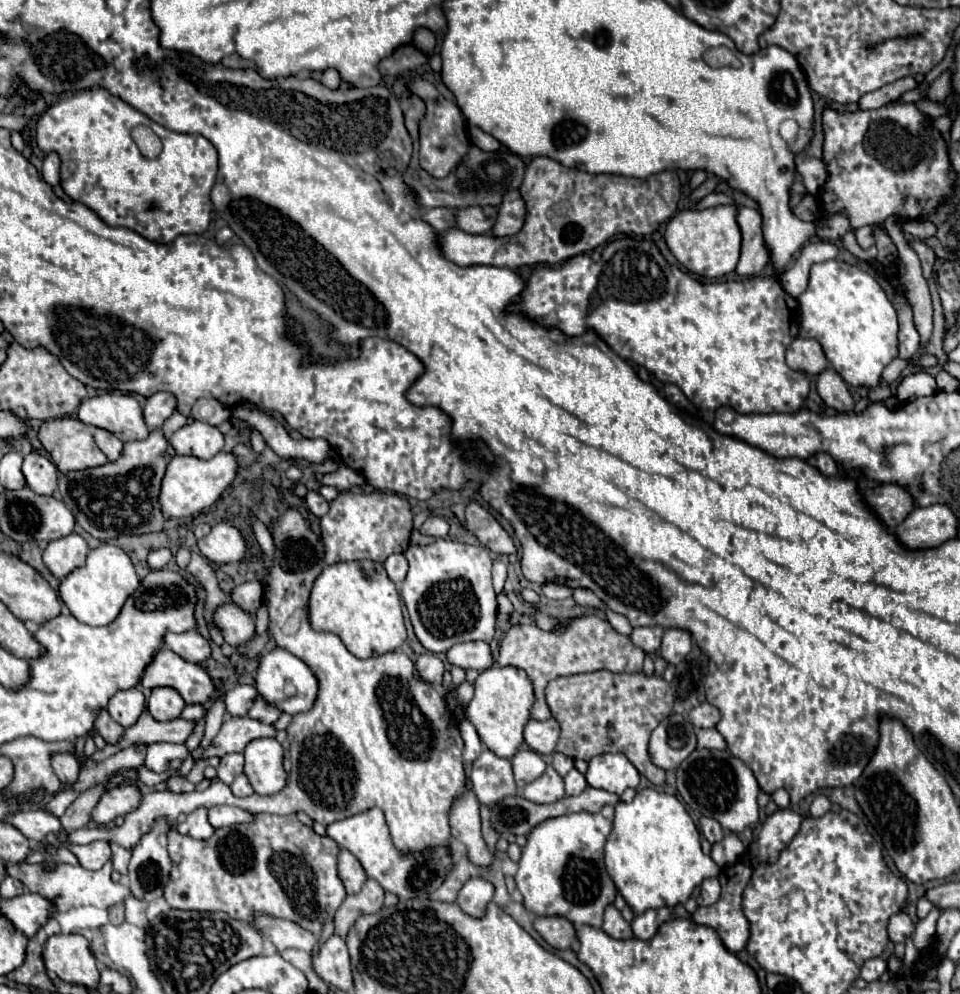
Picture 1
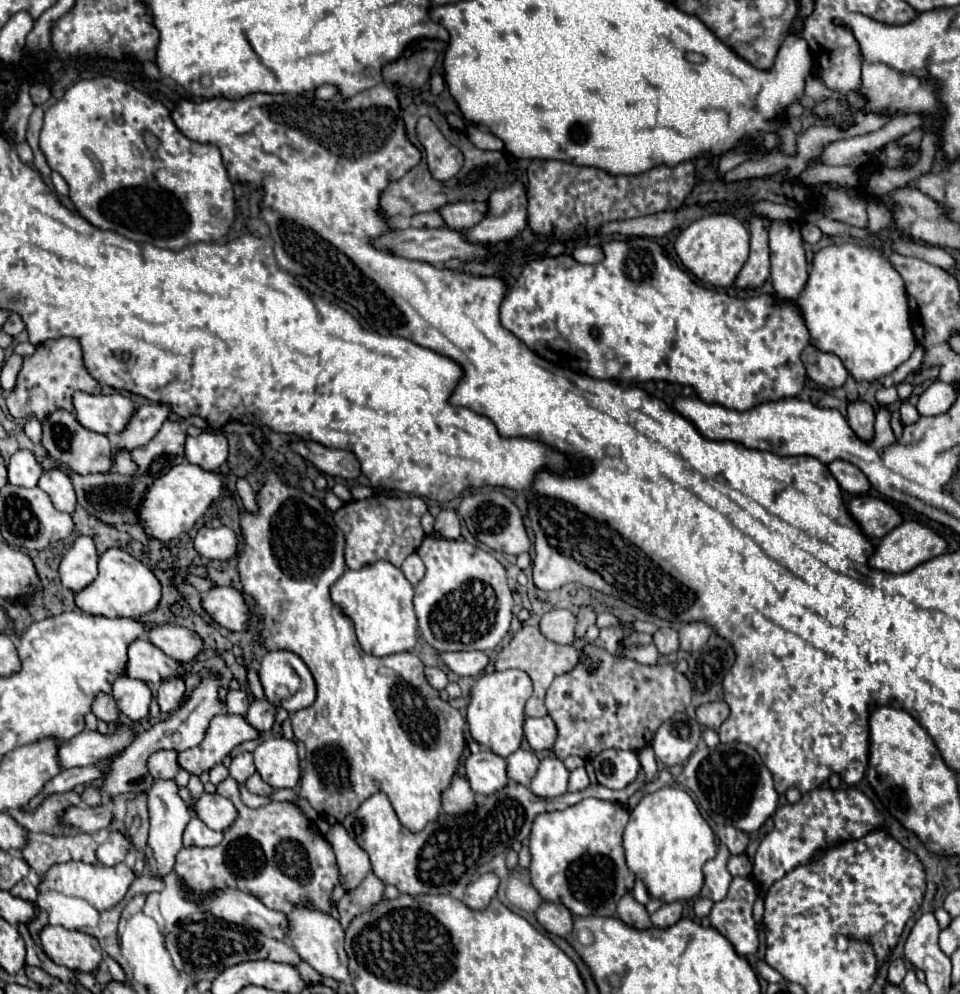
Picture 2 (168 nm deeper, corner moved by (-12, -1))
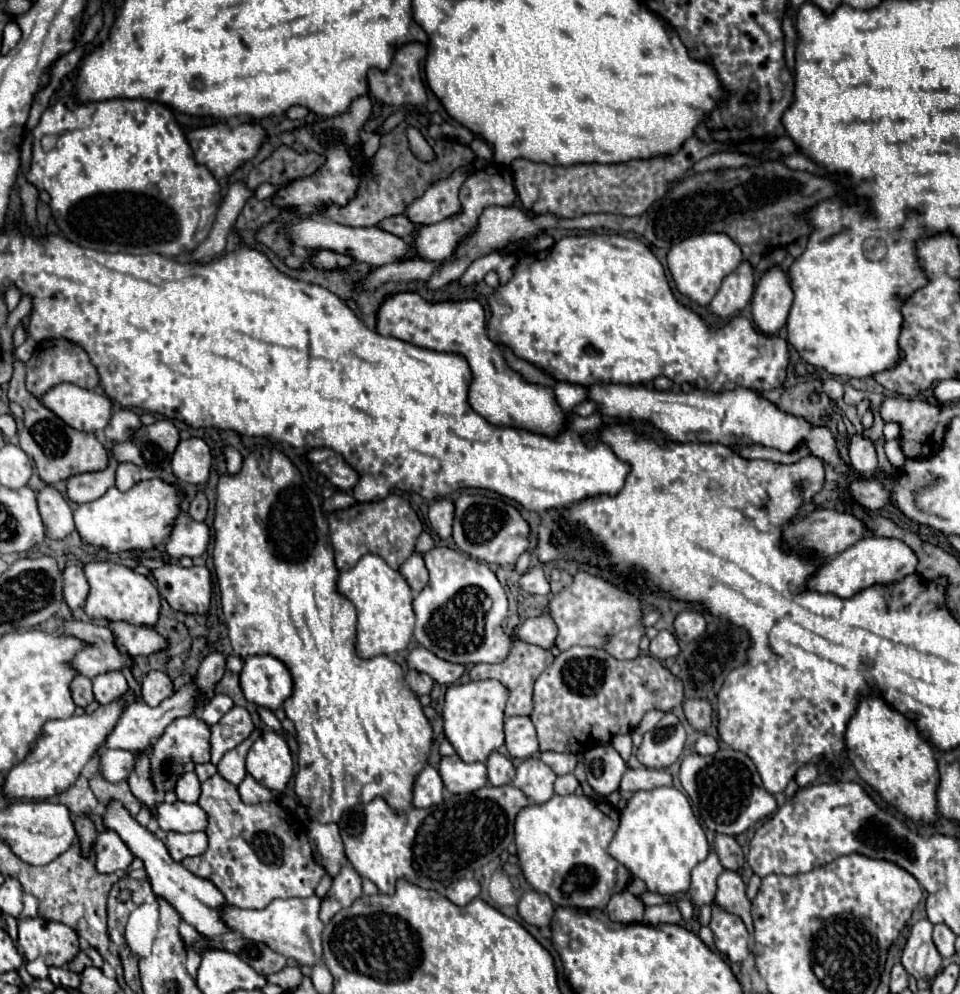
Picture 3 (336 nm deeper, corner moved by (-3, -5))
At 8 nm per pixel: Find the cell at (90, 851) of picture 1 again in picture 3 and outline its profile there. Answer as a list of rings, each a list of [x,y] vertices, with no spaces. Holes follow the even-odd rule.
[[[104,830],[98,834],[98,840],[94,844],[94,852],[98,854],[96,870],[102,874],[124,872],[130,868],[132,852],[124,844],[124,840],[112,830]]]

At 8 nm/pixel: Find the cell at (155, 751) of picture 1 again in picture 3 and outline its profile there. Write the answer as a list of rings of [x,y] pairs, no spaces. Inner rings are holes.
[[[106,750],[100,760],[100,774],[110,782],[122,782],[136,766],[136,754],[130,750]]]

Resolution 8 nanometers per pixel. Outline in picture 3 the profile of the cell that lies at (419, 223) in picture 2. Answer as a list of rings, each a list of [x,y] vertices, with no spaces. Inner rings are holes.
[[[406,214],[386,218],[384,222],[380,222],[380,224],[378,224],[378,228],[386,230],[386,232],[392,232],[392,234],[396,234],[396,236],[400,236],[400,238],[412,238],[412,236],[414,236],[414,232],[416,232],[414,222],[410,222]]]

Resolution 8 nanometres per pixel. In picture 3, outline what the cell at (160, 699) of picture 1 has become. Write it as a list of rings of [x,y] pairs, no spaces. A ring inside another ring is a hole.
[[[150,672],[144,682],[142,682],[142,694],[148,706],[158,706],[164,702],[164,698],[170,698],[174,694],[172,690],[172,680],[168,678],[166,672]]]

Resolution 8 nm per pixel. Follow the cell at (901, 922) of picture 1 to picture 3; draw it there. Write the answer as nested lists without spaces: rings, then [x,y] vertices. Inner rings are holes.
[[[918,920],[902,952],[902,966],[914,978],[934,978],[942,968],[942,958],[932,942],[932,922]]]

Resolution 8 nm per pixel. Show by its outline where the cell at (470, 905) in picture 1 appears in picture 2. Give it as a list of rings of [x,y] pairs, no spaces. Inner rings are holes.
[[[493,872],[479,876],[475,882],[471,882],[465,888],[463,904],[467,904],[473,910],[483,910],[489,904],[489,900],[495,896],[497,886],[499,886],[499,878]]]

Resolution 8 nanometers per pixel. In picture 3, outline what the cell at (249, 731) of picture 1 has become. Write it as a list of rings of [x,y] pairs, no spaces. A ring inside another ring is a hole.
[[[198,716],[176,718],[158,738],[158,742],[152,750],[152,756],[150,756],[150,768],[152,768],[152,778],[156,784],[156,790],[158,792],[170,790],[170,780],[184,774],[184,766],[188,762],[194,762],[194,764],[210,762],[210,726]]]

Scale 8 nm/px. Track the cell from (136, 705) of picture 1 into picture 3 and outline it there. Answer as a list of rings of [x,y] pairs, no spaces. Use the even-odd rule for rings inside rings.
[[[108,672],[92,678],[94,684],[94,696],[98,704],[112,704],[124,700],[128,694],[128,682],[122,672]]]

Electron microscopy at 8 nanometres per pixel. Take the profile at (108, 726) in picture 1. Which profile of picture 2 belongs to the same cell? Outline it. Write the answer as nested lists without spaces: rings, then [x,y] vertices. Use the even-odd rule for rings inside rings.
[[[97,694],[95,700],[93,700],[93,714],[99,718],[99,720],[105,720],[105,722],[113,722],[117,720],[117,704],[113,702],[113,696],[111,694]]]

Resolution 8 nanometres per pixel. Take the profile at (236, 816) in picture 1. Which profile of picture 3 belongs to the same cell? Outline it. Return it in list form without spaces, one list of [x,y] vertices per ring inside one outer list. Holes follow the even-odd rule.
[[[174,802],[174,804],[162,804],[158,808],[158,826],[164,832],[196,832],[206,830],[208,826],[208,814],[198,804],[188,802]]]

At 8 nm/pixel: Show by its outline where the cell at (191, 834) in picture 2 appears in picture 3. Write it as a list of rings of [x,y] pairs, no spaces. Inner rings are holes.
[[[166,832],[164,846],[168,848],[170,856],[176,862],[182,862],[188,856],[200,856],[208,848],[208,836],[204,832],[188,832],[188,834]]]

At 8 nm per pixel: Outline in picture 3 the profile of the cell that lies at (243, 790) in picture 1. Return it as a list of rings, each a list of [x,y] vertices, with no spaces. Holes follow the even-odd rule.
[[[250,774],[238,786],[238,792],[240,792],[240,798],[244,804],[258,804],[258,802],[268,802],[274,798],[274,794],[266,786],[256,782]]]

